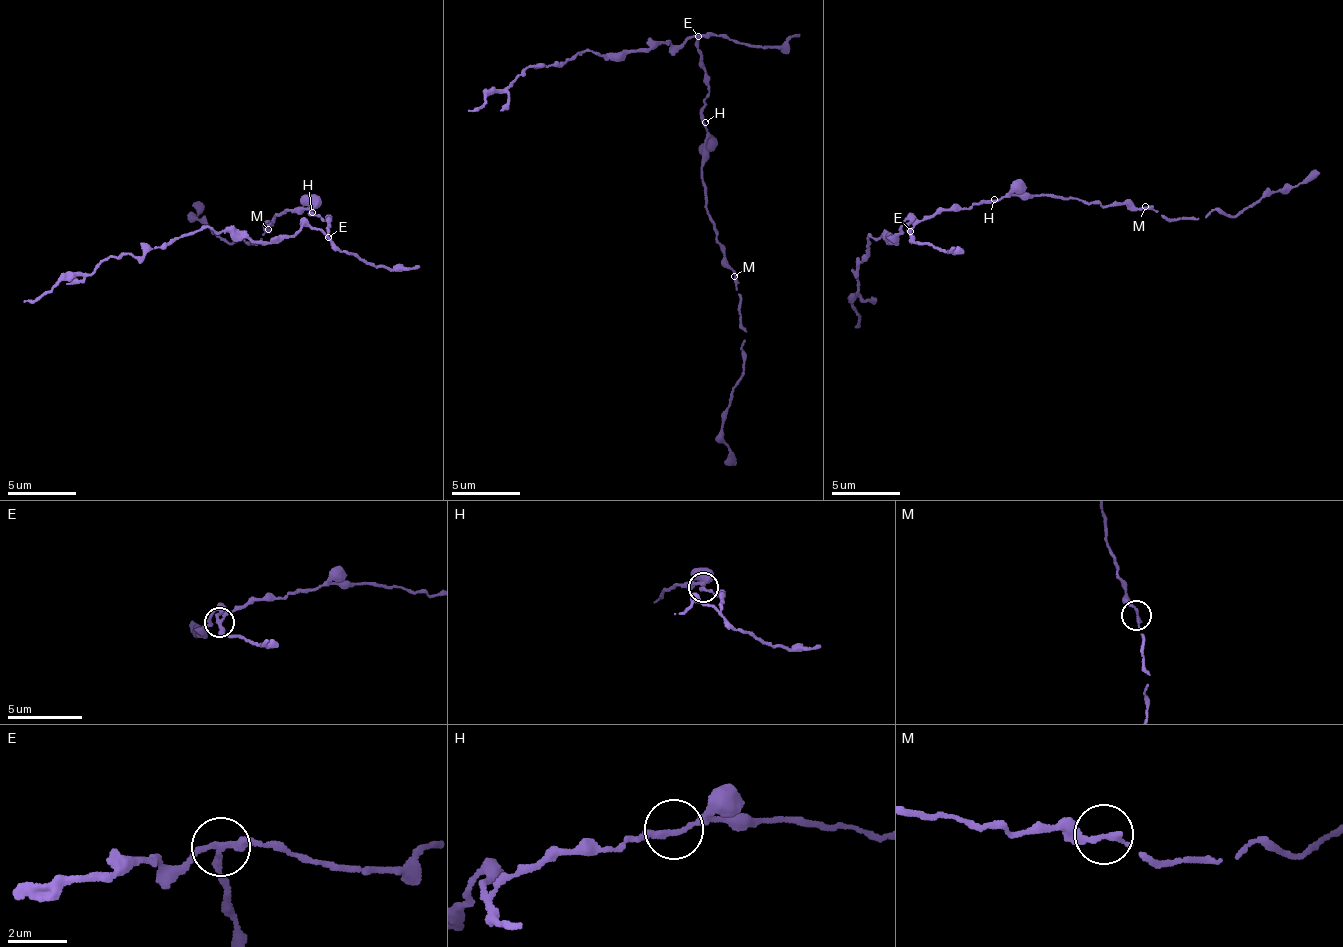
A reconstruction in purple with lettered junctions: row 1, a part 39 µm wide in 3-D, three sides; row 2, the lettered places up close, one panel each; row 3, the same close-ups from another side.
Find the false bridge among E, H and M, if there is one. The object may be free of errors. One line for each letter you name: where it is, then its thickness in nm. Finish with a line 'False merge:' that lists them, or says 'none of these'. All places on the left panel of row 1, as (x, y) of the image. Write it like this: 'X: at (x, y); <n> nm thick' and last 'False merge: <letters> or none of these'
E: at (328, 237); 200 nm thick
False merge: E

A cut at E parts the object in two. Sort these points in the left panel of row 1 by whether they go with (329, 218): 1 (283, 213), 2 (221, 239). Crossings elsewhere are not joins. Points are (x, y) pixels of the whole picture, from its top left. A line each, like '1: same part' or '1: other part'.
1: same part
2: same part

